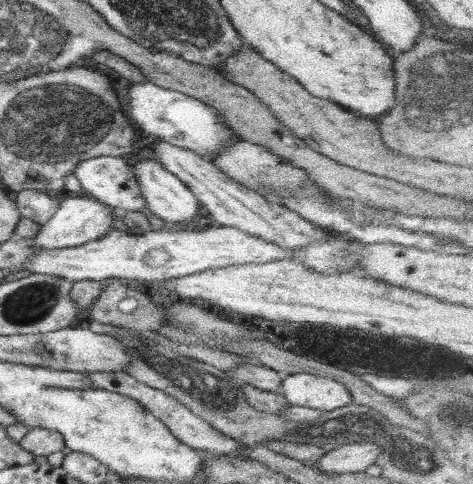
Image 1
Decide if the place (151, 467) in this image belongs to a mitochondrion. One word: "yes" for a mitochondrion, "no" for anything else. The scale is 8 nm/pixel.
no

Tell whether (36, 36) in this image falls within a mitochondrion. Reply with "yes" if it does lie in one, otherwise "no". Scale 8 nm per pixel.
yes

